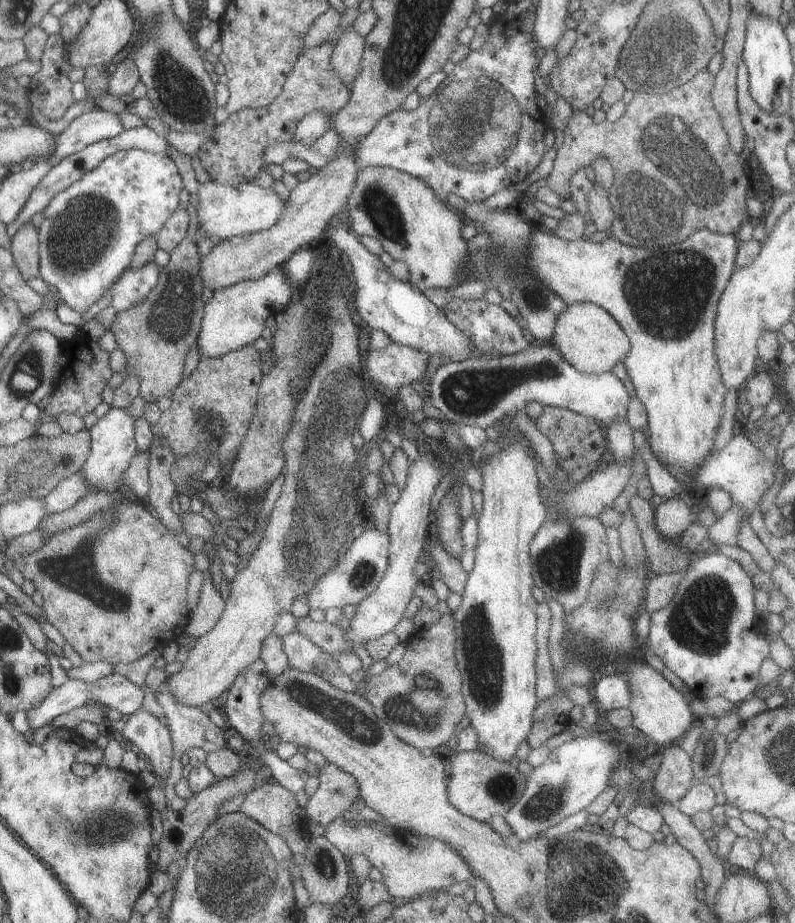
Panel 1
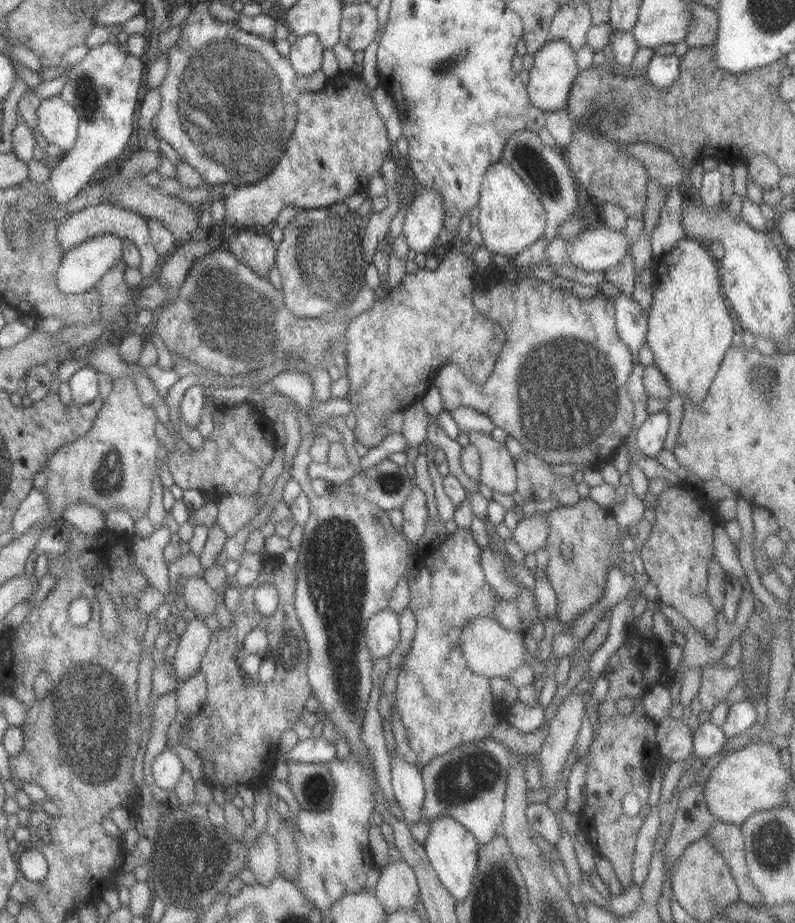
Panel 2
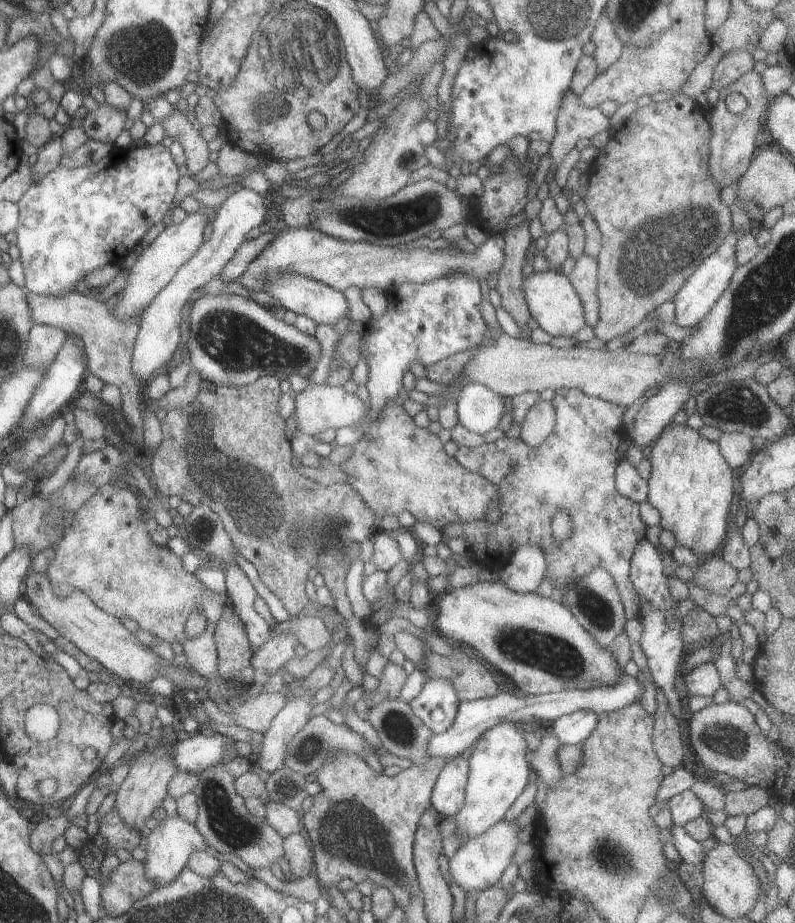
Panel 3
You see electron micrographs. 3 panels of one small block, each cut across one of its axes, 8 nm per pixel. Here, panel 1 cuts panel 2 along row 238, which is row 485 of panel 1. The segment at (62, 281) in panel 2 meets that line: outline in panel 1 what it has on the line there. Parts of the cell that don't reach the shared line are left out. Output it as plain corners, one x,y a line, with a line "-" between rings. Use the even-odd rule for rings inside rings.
110,407
93,423
93,426
88,428
90,449
78,470
86,484
92,488
88,493
97,491
112,493
120,487
122,472
138,451
134,441
134,422
135,419
124,408

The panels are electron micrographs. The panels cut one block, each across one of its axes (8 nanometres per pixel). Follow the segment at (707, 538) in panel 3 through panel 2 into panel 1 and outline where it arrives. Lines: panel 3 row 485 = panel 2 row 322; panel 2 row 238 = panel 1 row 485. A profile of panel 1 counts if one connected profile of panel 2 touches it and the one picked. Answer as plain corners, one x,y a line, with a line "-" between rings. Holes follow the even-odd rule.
535,227
529,235
528,242
528,260
524,262
528,264
530,272
534,277
553,294
556,294
566,305
574,302
586,302
594,304
605,310
611,318
621,327
623,334
628,338
629,348
622,358
626,373
634,388
634,394
643,405
646,412
646,427
649,432
648,445
655,458
669,471
669,474
675,478
677,482
683,485
684,489
688,489
687,484
692,478
692,471
696,469
712,450
713,438
717,430
717,424
723,413
722,402
727,392
725,386
721,384
719,369
714,355
714,318
716,315
716,304
718,298
727,284
731,273
734,271
734,254
738,243
732,234
714,233
706,228
694,230
687,238
681,242
669,246
669,248
633,248
632,246
620,243
613,238
605,239
603,242
592,243
586,242
583,238
576,241
566,241
557,238
553,233
540,227

